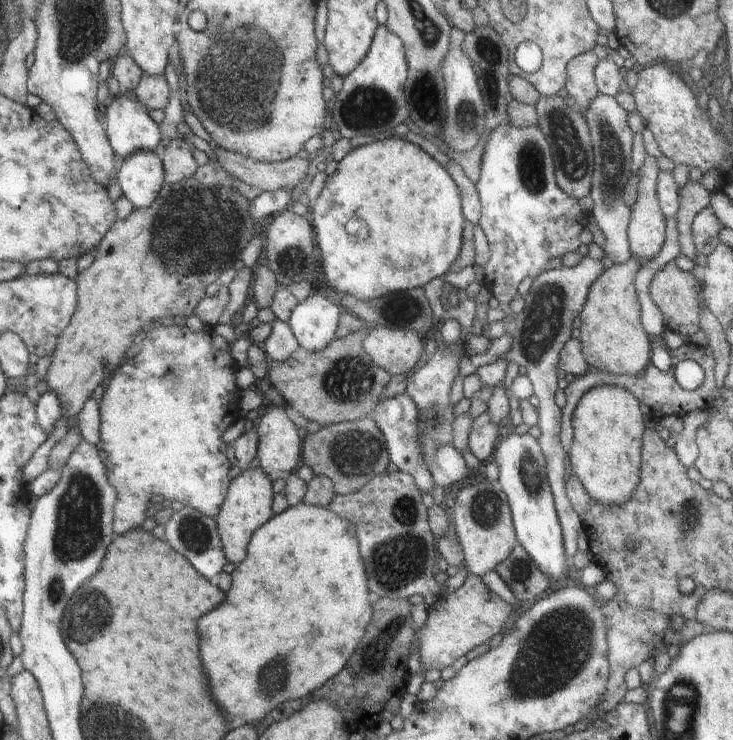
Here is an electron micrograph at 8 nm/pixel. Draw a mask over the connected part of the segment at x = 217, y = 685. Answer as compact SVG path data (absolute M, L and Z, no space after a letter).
M304 502L275 514L273 519L264 523L258 530L258 536L254 536L254 540L250 539L246 564L244 562L238 564L231 574L234 582L232 582L232 588L228 590L230 596L226 596L226 604L222 604L214 612L208 612L206 616L202 616L202 624L198 624L198 636L202 636L202 644L198 644L198 648L200 648L198 652L202 652L202 668L206 668L206 682L210 688L210 696L214 698L214 702L226 714L226 718L230 722L236 716L240 716L244 722L258 722L272 708L276 708L283 702L298 699L306 701L318 686L322 686L328 678L339 675L344 669L354 648L360 644L364 630L372 616L372 608L368 602L370 592L368 592L368 582L366 582L366 570L364 570L362 558L360 558L356 540L358 540L357 529L352 524L352 520L346 520L346 518L334 514L328 507L312 506Z

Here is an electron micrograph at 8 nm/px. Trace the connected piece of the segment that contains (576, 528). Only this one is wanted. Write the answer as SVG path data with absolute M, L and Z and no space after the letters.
M590 256L584 257L578 265L572 267L560 266L554 270L542 272L536 276L531 284L530 292L526 294L526 305L522 313L516 316L516 330L511 349L498 357L506 364L516 363L518 366L526 368L526 376L533 386L533 394L540 400L538 408L538 428L541 434L538 444L541 444L542 456L546 460L546 476L549 478L549 485L553 492L553 497L557 502L558 517L561 518L562 529L565 530L565 550L566 556L570 560L574 558L578 549L578 532L582 530L582 524L578 514L568 501L564 485L566 476L566 454L560 446L560 408L554 404L554 394L556 394L556 366L558 366L558 354L564 350L565 345L571 339L573 328L577 326L578 317L585 307L589 289L601 278L605 267L601 260L592 260Z

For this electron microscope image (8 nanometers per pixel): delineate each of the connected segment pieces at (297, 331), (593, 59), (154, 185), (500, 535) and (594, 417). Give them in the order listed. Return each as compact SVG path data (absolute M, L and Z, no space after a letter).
M319 294L298 303L287 322L299 342L309 353L329 347L338 328L340 310L336 304Z
M586 52L568 65L568 83L565 88L568 96L575 99L575 107L580 114L584 114L590 101L599 94L594 78L598 62L599 58L594 52Z
M134 152L122 161L119 184L135 209L148 208L164 186L164 168L156 152Z
M480 476L475 477L470 481L470 486L451 491L446 507L464 554L463 566L468 572L483 577L486 573L495 571L497 565L504 562L517 547L512 510L498 480L490 482Z
M598 386L586 392L572 414L573 438L570 446L571 473L590 496L604 504L626 502L638 486L640 456L645 449L645 433L650 430L640 400L618 386Z

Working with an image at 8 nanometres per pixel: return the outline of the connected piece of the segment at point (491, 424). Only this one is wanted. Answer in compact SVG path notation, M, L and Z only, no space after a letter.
M488 412L474 419L468 438L469 451L481 462L485 463L495 456L500 442L499 429Z

